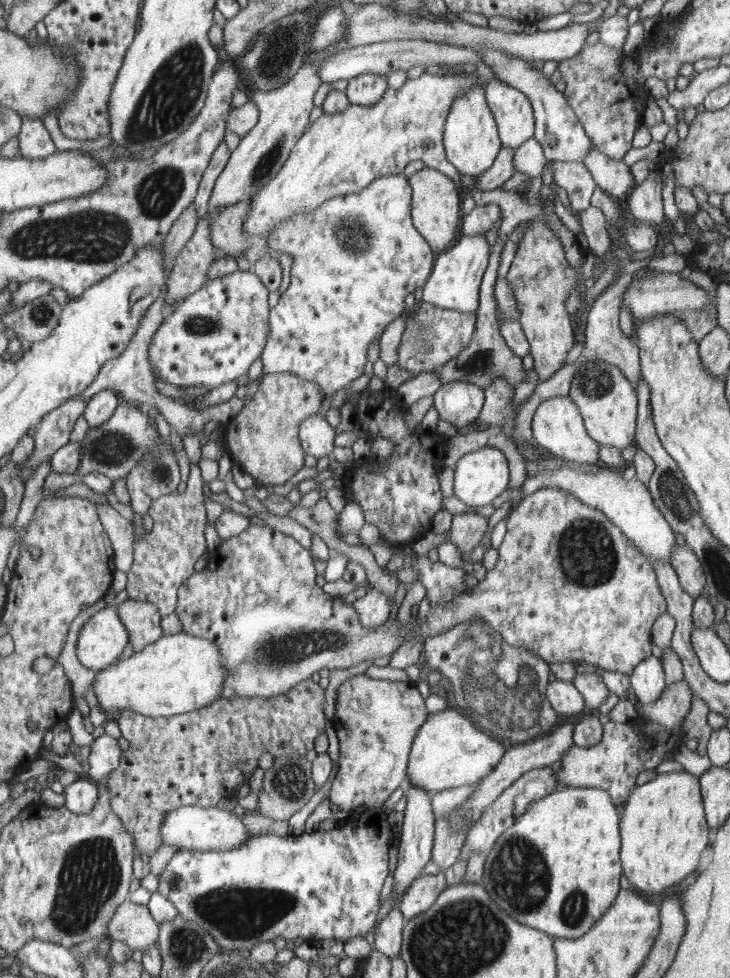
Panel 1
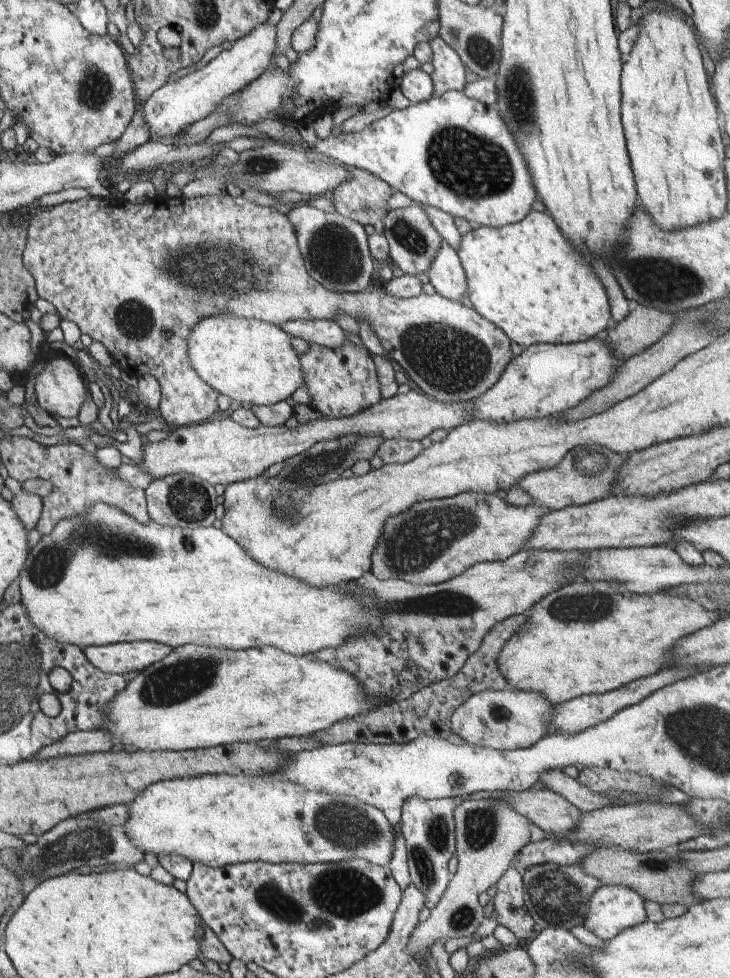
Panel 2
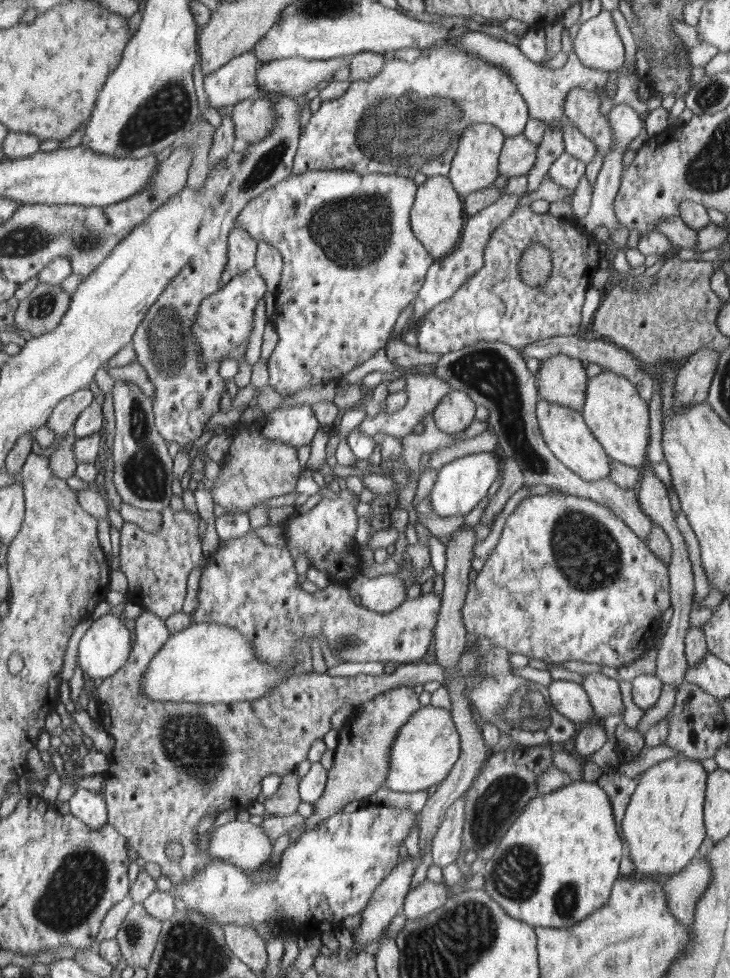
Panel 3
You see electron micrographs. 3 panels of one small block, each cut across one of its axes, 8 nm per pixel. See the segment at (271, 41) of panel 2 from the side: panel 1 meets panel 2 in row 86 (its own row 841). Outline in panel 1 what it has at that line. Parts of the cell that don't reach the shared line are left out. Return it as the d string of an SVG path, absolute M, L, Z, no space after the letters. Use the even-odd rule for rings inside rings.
M181 806L174 809L164 820L161 830L161 844L176 846L178 850L214 852L236 850L246 839L254 836L233 811L218 807Z

